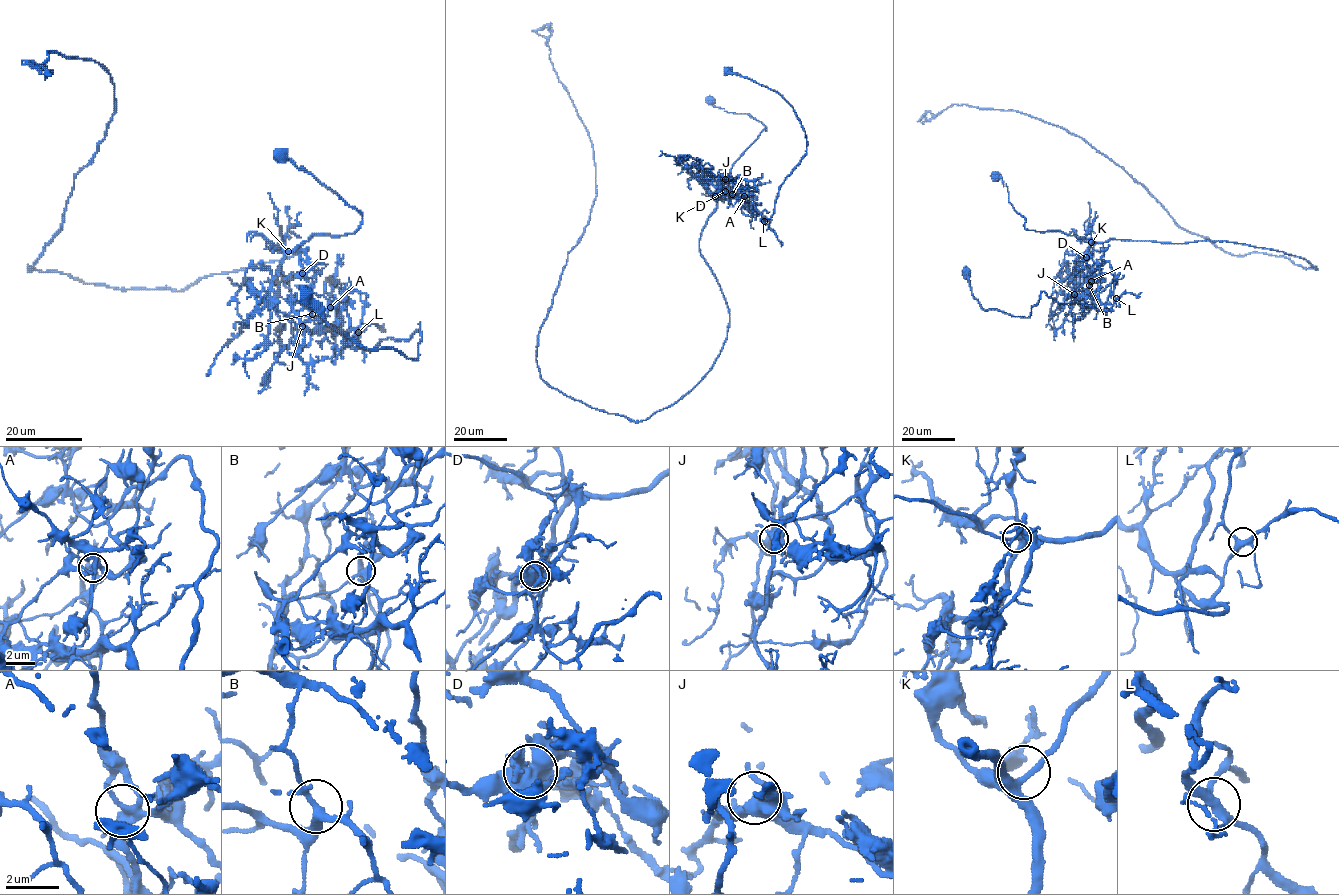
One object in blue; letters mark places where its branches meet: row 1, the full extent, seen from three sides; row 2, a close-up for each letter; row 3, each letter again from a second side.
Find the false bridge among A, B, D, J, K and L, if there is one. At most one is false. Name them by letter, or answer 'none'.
D

